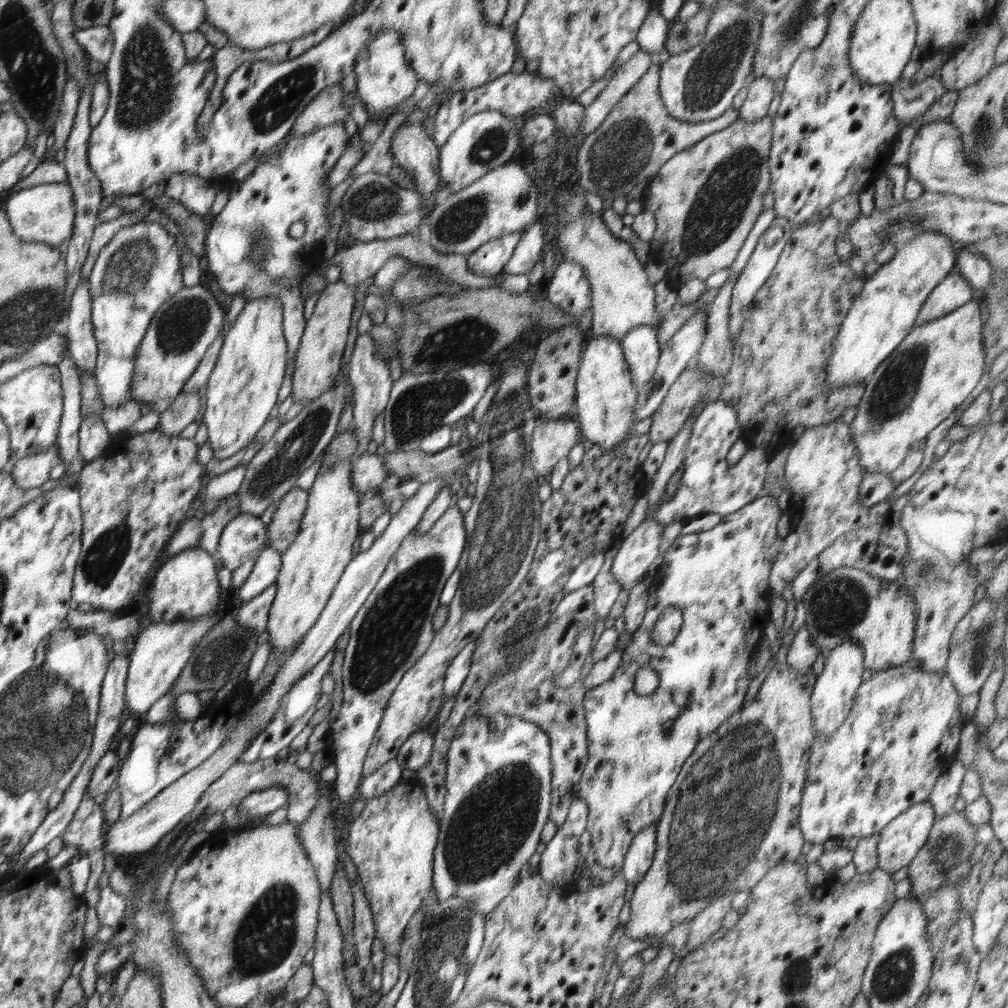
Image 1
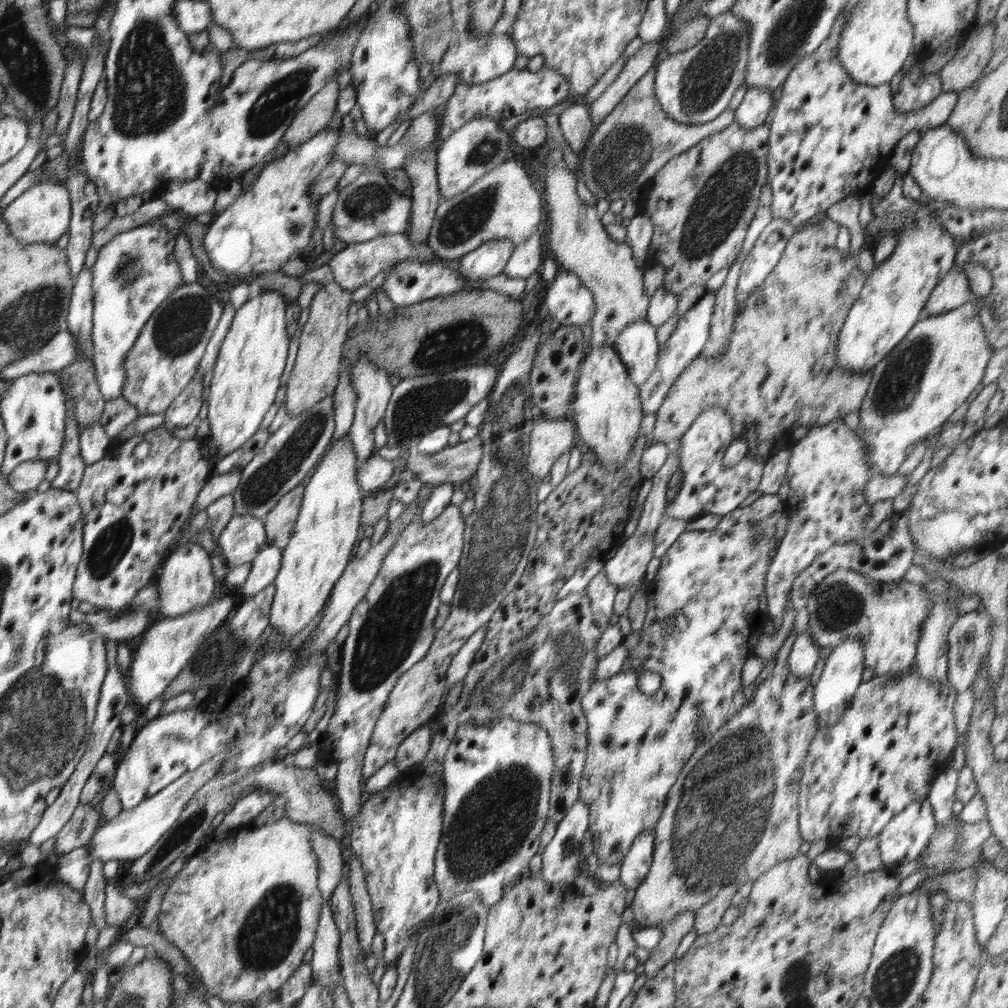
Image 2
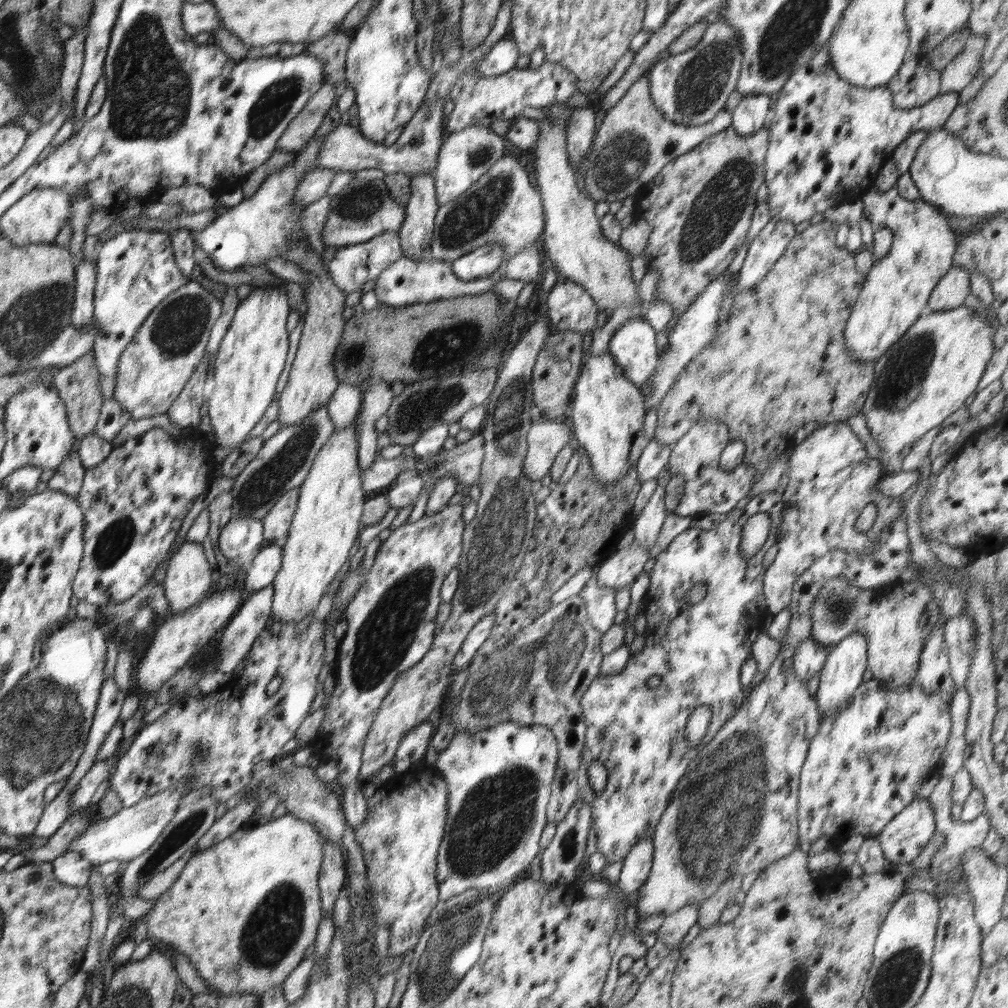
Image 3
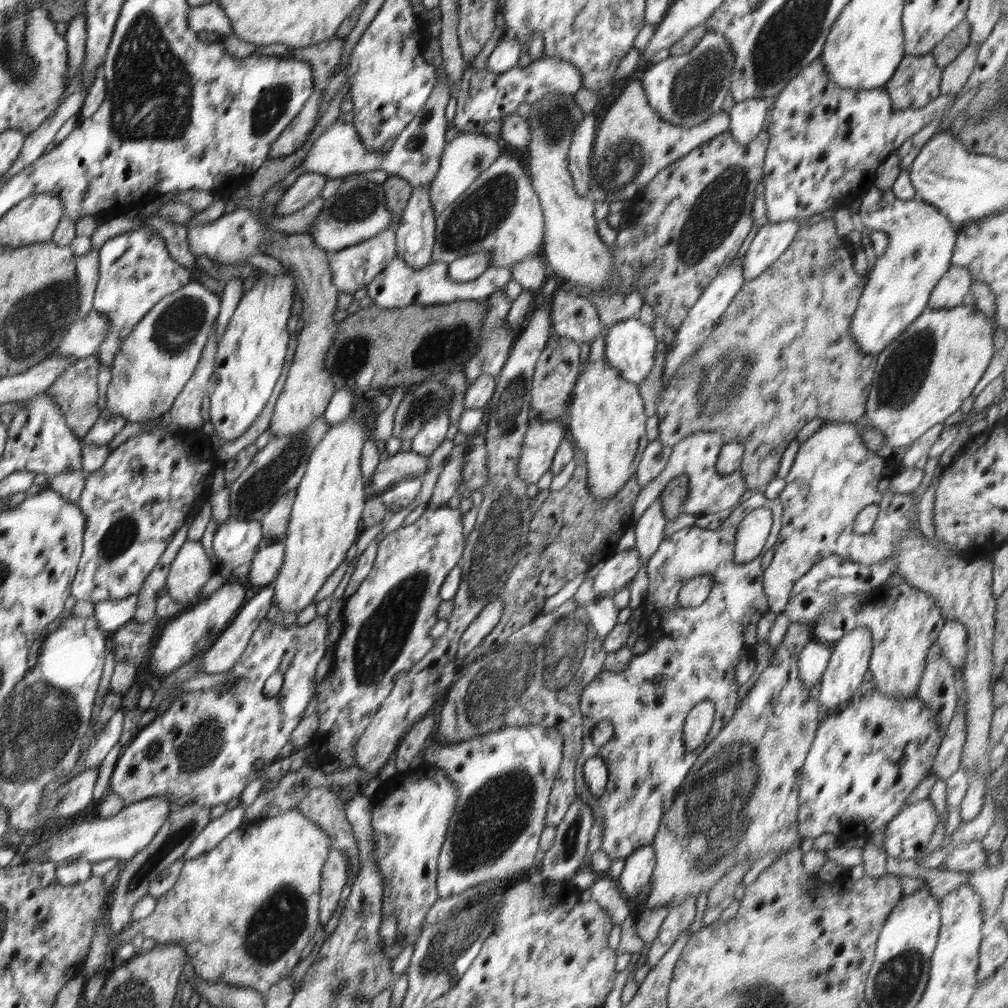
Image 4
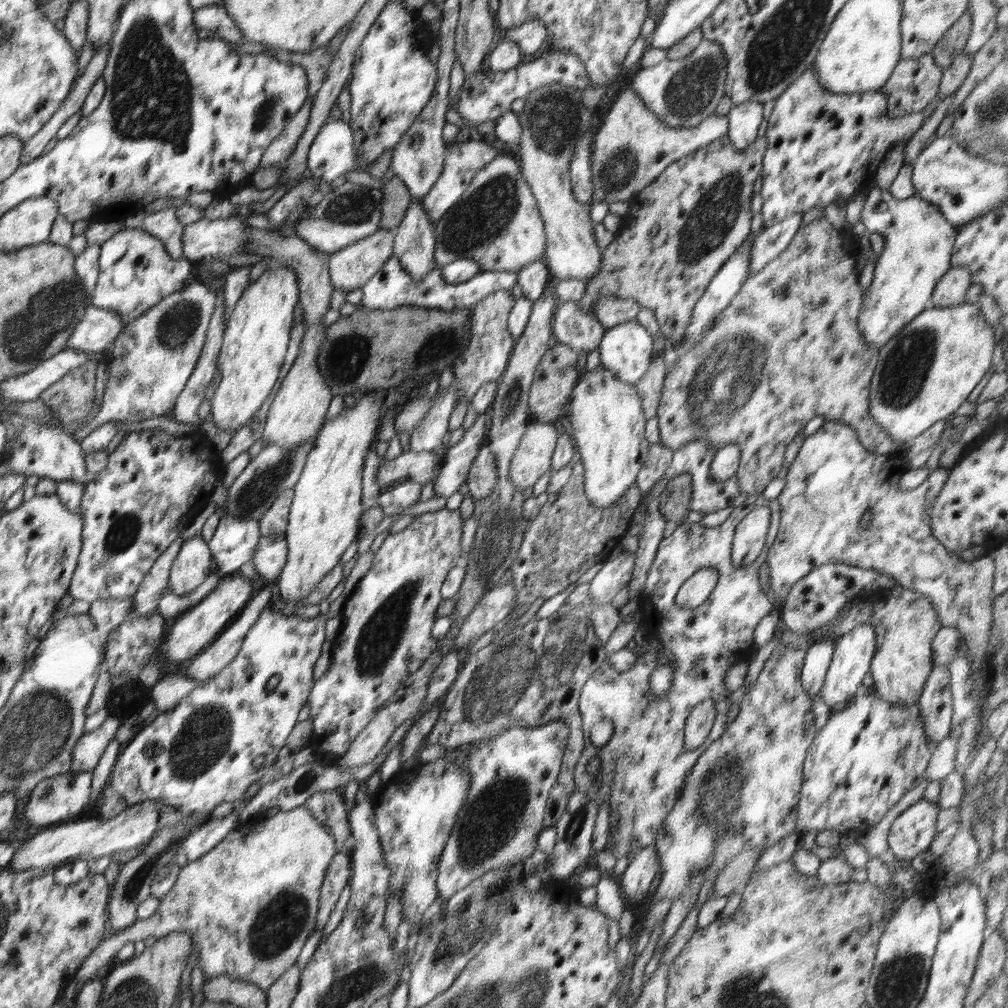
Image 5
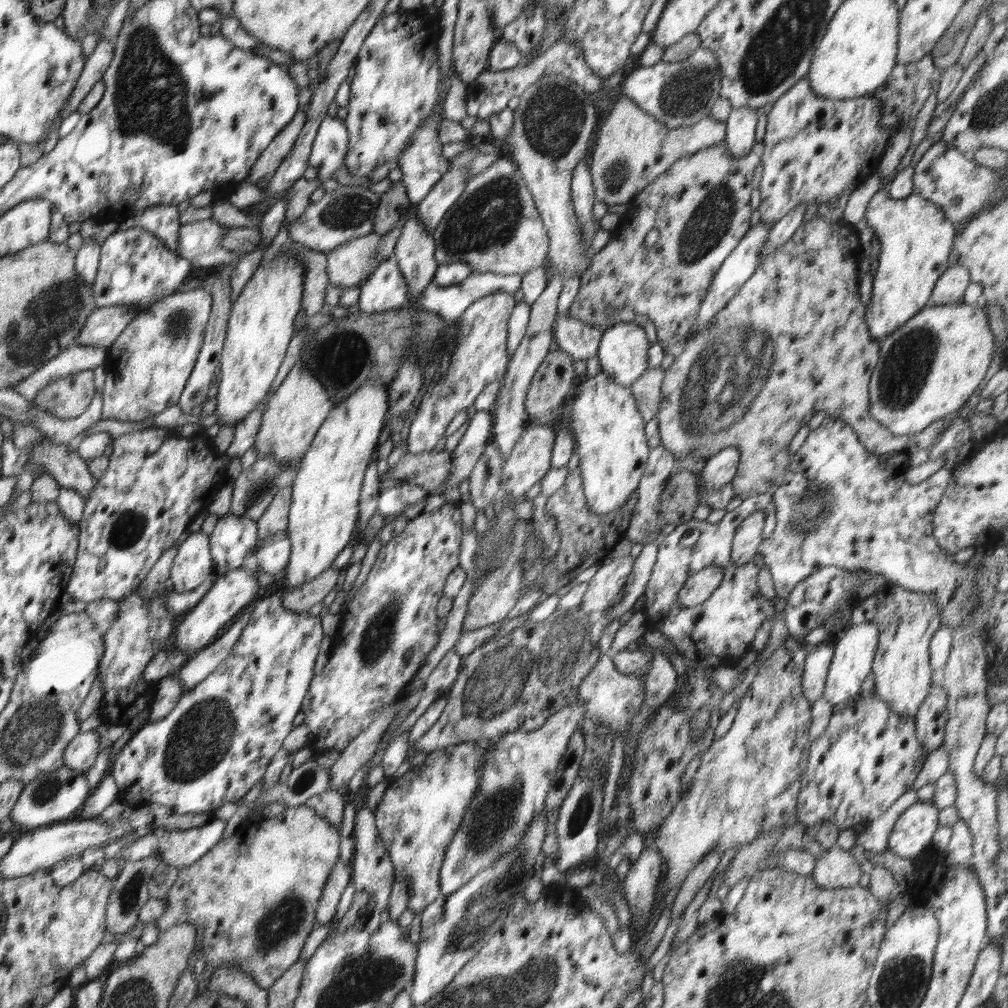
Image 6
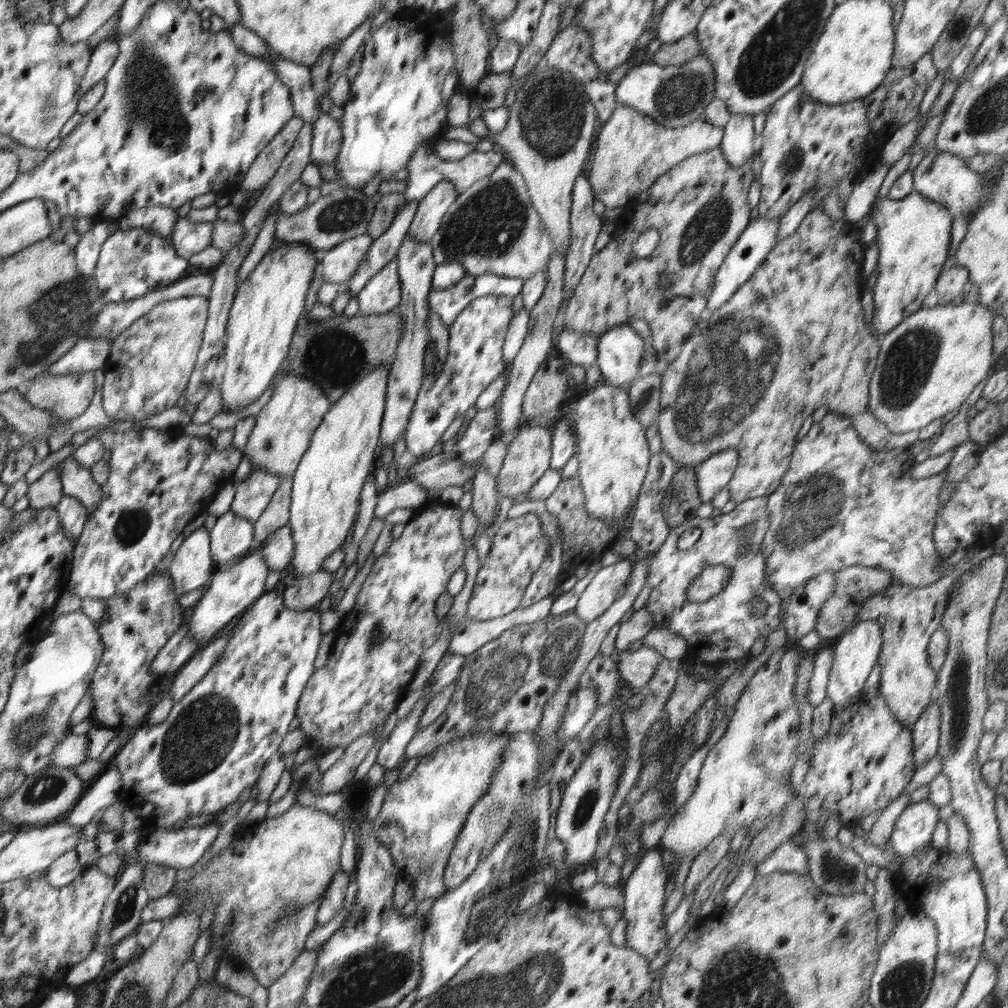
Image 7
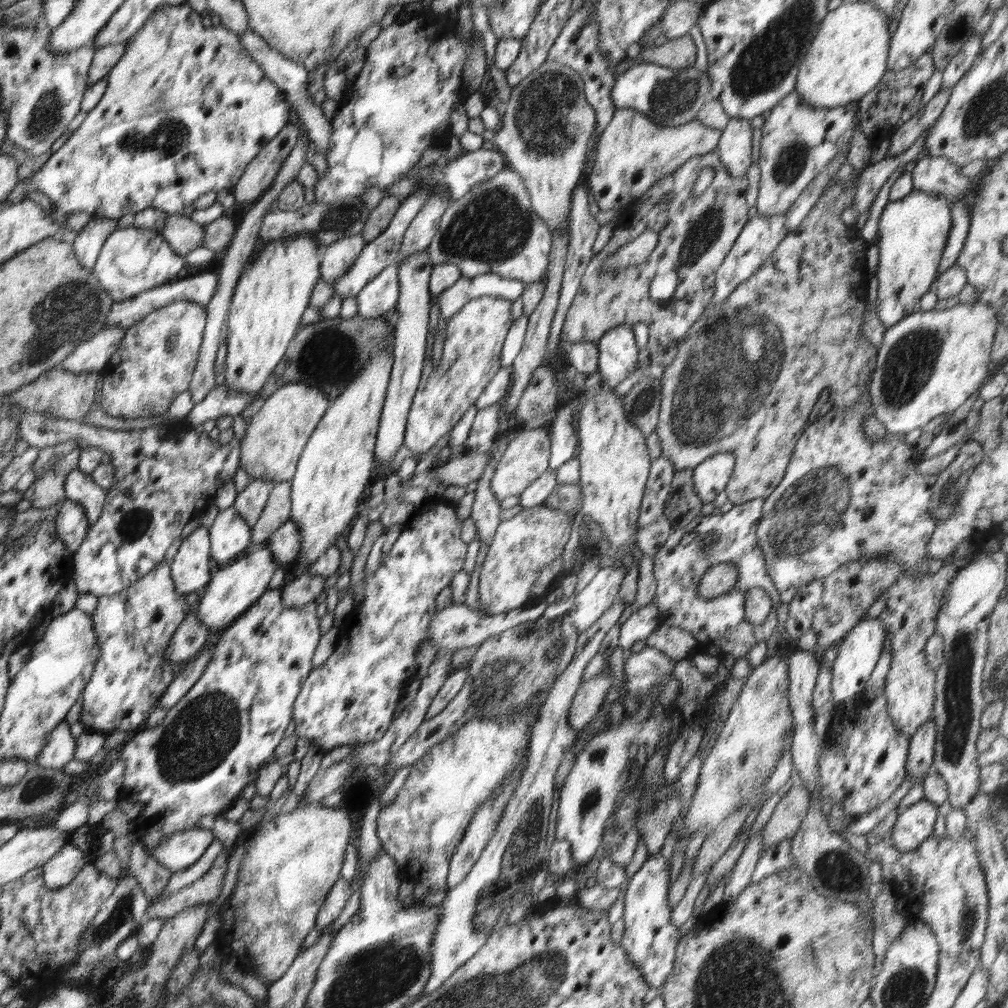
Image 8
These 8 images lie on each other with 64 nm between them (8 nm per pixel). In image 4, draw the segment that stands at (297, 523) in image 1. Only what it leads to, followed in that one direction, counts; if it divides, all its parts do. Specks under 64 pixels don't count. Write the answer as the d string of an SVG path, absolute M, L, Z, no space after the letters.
M295 491L286 492L261 518L261 531L265 541L284 541L294 499Z

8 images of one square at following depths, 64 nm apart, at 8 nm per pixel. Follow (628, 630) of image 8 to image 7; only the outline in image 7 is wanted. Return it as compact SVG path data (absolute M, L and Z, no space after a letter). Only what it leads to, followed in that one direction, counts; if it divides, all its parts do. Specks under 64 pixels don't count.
M643 607L635 612L627 622L624 622L620 626L614 650L622 652L640 644L640 641L655 629L650 614L646 607Z

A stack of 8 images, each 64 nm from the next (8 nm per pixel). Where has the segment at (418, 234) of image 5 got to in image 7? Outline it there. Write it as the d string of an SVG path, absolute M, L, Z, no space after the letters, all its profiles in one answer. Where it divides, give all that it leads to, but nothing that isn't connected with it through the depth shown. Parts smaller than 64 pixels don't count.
M409 234L404 237L397 256L397 273L401 284L401 299L396 311L401 315L401 338L398 341L392 368L387 378L387 397L379 434L379 448L381 452L385 446L394 446L400 434L407 428L410 413L416 397L422 386L424 353L430 341L428 322L428 295L431 291L433 272L437 267L434 262L430 243L416 243Z

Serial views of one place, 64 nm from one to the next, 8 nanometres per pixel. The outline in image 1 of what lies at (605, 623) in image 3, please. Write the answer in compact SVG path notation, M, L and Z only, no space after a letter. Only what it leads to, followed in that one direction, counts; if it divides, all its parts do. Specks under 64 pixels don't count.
M618 542L605 551L603 565L591 583L592 587L594 587L594 608L596 608L598 619L608 617L612 606L615 604L620 592L622 592L622 585L610 574L611 564L617 553L617 548Z

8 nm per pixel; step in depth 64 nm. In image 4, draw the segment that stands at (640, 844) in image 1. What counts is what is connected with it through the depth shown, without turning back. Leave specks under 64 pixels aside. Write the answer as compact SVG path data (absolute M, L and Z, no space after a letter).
M652 843L634 849L634 852L625 858L624 869L618 882L618 887L625 898L634 900L640 894L642 886L649 886L655 863Z

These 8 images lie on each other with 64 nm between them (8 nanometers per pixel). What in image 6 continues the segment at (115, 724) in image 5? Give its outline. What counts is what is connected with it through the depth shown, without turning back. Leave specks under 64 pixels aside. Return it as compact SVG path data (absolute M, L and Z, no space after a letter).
M94 731L78 735L68 744L64 752L65 767L85 772L94 764L100 752L100 739L100 736Z

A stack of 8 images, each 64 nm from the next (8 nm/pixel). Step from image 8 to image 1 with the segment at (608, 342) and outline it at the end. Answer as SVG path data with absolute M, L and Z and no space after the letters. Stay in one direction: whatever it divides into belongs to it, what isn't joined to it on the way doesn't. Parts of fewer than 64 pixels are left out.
M638 325L621 338L621 347L628 363L632 383L641 387L654 376L660 351L657 332L650 325Z

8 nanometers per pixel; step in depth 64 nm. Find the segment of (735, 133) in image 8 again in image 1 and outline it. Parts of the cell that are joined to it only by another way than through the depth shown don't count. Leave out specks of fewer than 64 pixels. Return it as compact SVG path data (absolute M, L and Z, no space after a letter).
M767 76L756 78L748 86L747 96L741 109L741 120L756 121L767 116L768 109L774 100L774 80Z

